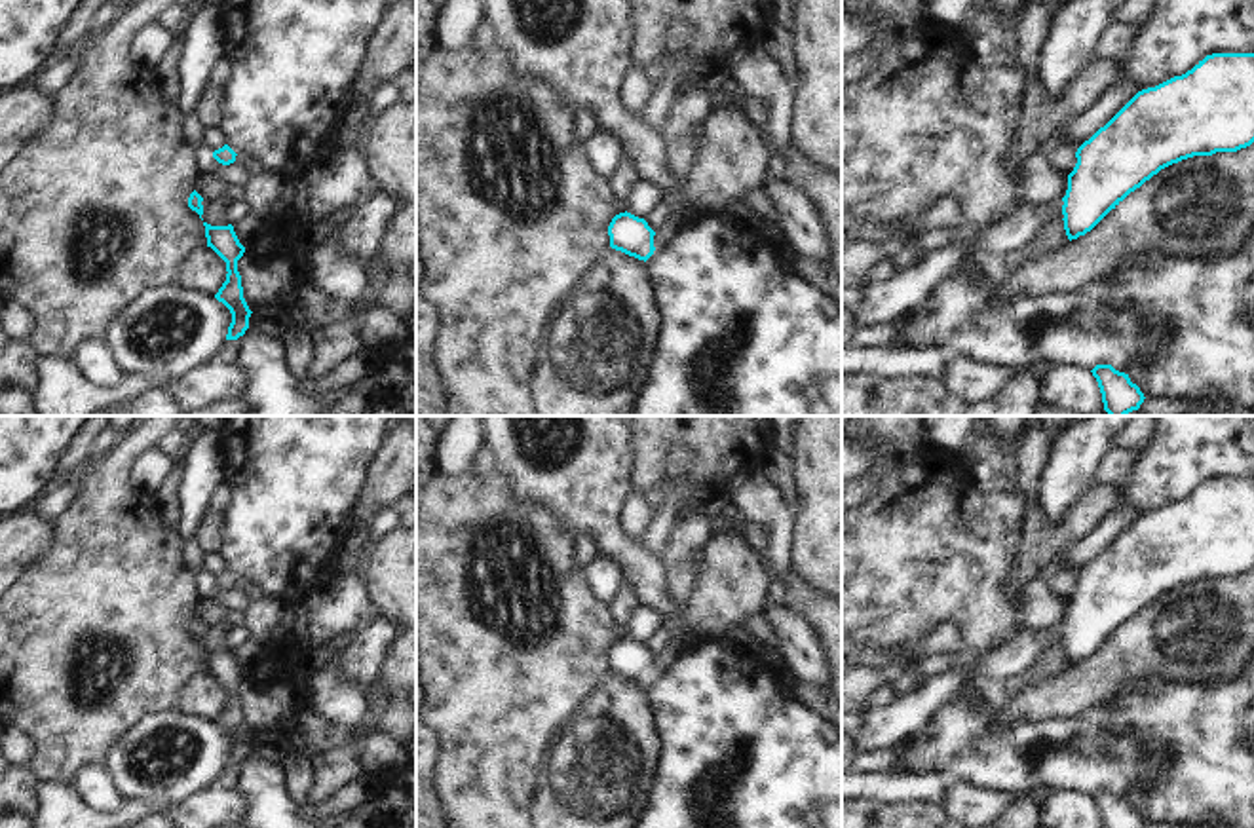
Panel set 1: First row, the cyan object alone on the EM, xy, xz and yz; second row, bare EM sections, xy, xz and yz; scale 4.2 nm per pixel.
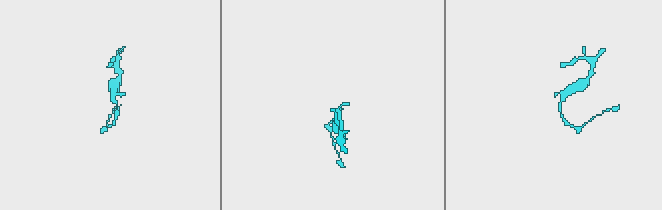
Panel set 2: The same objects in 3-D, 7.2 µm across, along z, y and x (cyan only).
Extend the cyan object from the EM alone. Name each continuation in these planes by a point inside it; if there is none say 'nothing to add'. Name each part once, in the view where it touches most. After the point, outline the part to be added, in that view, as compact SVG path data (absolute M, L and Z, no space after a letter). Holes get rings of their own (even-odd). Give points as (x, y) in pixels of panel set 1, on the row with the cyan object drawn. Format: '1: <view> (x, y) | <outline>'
1: yz (882, 302) | M1062 199L1045 205L1020 201L1011 216L982 228L977 239L929 249L914 264L895 270L889 279L866 285L855 306L857 327L891 323L916 310L939 283L954 277L973 253L988 253L992 260L999 262L1005 254L1032 243L1045 222L1062 211L1062 205Z

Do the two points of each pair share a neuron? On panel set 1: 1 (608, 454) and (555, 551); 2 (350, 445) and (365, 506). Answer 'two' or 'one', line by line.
1: two
2: two

